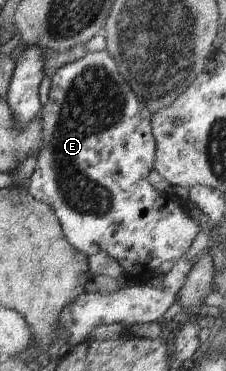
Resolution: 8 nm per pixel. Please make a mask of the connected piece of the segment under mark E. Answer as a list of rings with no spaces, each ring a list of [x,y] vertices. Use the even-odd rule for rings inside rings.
[[[94,52],[85,55],[80,60],[62,66],[54,78],[51,80],[51,88],[48,94],[48,101],[43,105],[41,116],[41,136],[40,148],[36,150],[36,169],[30,177],[30,185],[28,186],[28,194],[38,200],[44,202],[48,206],[60,222],[62,233],[70,245],[86,257],[91,256],[93,251],[100,250],[108,252],[108,254],[122,266],[122,269],[128,276],[133,274],[151,273],[155,275],[155,270],[163,262],[178,260],[185,257],[186,252],[191,247],[197,234],[201,230],[198,222],[190,216],[186,216],[180,201],[169,201],[164,198],[164,194],[158,192],[148,182],[148,174],[153,170],[154,154],[156,153],[156,142],[154,142],[151,130],[151,114],[146,110],[146,106],[134,96],[134,92],[126,83],[126,80],[118,74],[116,64],[107,52]],[[162,206],[166,206],[166,212],[158,212]]]

